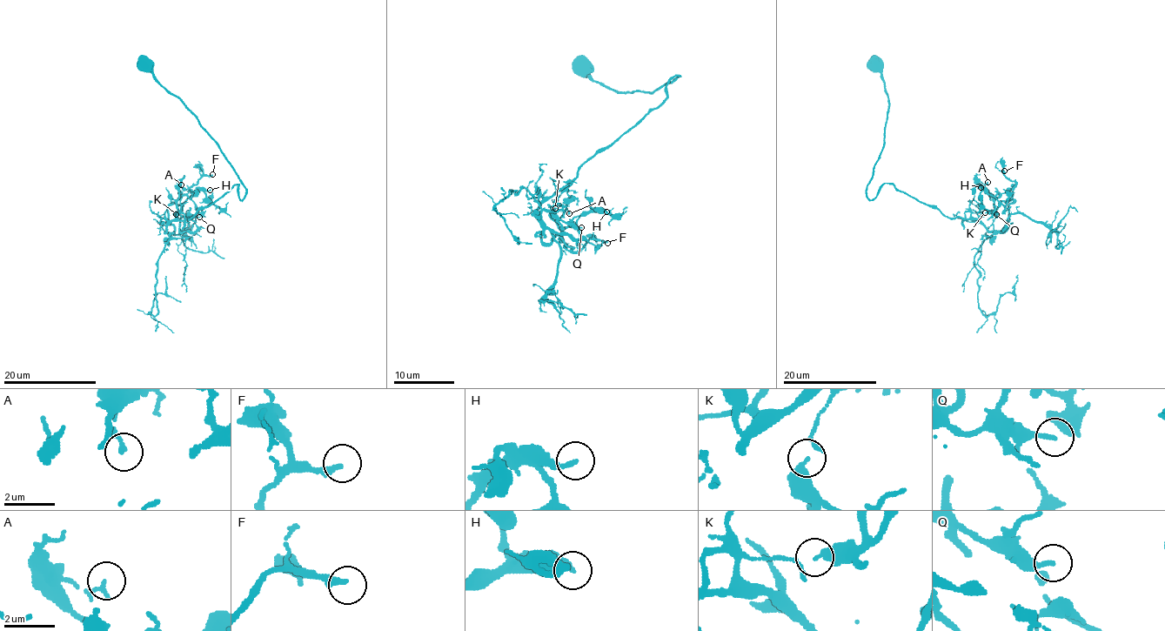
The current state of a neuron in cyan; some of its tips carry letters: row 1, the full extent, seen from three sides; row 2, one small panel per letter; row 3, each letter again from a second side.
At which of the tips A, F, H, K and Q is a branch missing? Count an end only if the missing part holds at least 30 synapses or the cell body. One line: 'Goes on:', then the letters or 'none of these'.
Goes on: F

